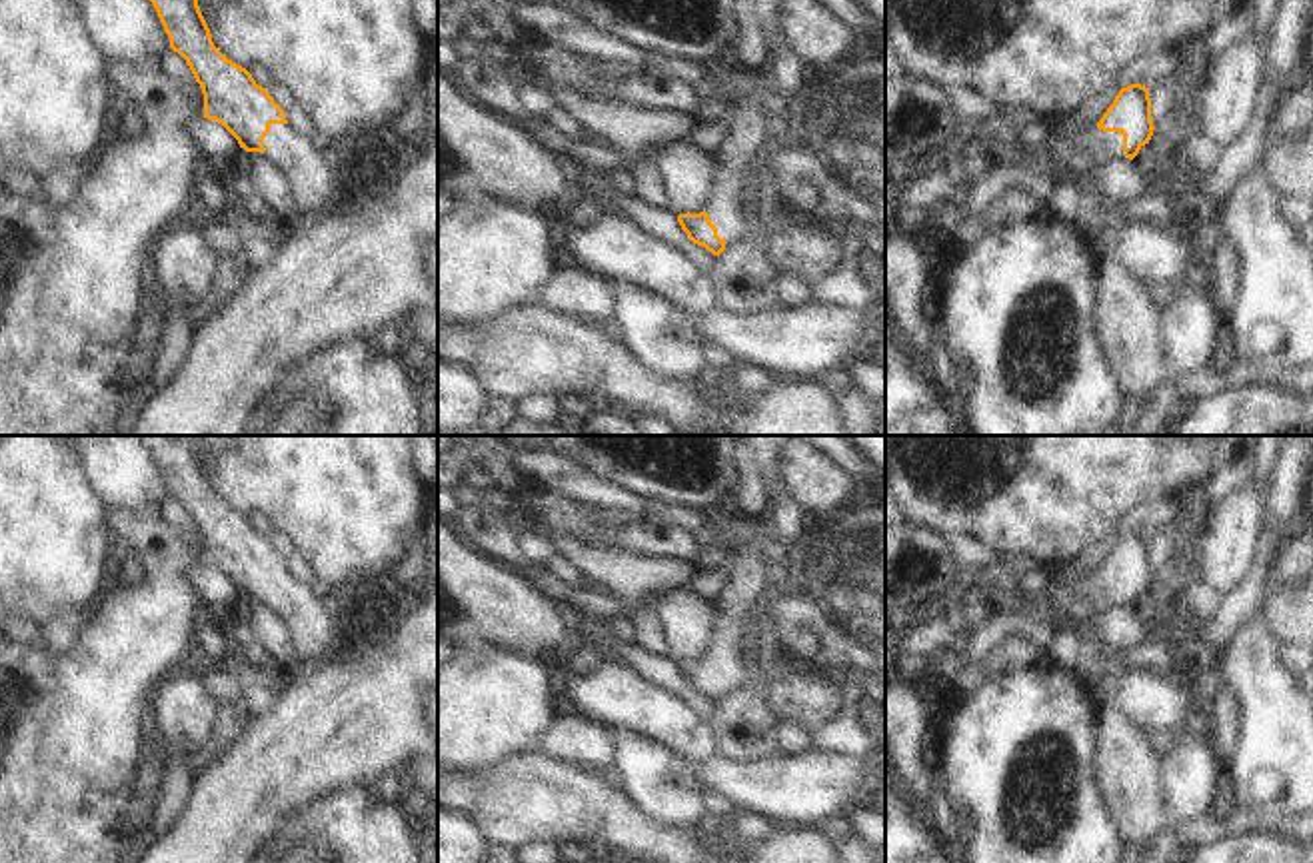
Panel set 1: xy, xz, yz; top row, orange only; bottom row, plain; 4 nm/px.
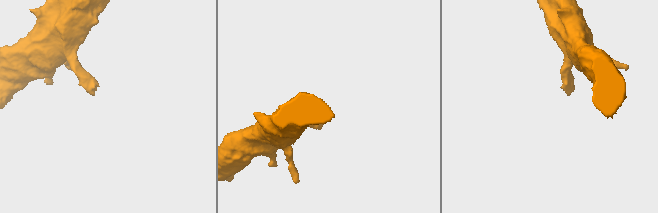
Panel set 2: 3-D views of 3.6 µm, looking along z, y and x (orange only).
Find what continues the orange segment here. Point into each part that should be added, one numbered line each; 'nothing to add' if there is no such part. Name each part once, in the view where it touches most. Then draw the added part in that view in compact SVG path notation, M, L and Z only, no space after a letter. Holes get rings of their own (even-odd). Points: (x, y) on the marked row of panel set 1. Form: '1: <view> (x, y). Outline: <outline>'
1: yz (1076, 162). Outline: M1095 128L1089 138L1077 146L1059 144L1051 136L1035 136L1035 152L1051 160L1065 178L1081 184L1089 182L1091 170L1109 160L1123 156L1123 134Z

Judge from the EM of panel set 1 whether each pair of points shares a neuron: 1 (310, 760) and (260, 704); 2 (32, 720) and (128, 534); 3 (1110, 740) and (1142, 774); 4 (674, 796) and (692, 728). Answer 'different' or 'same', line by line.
1: different
2: same
3: same
4: different

